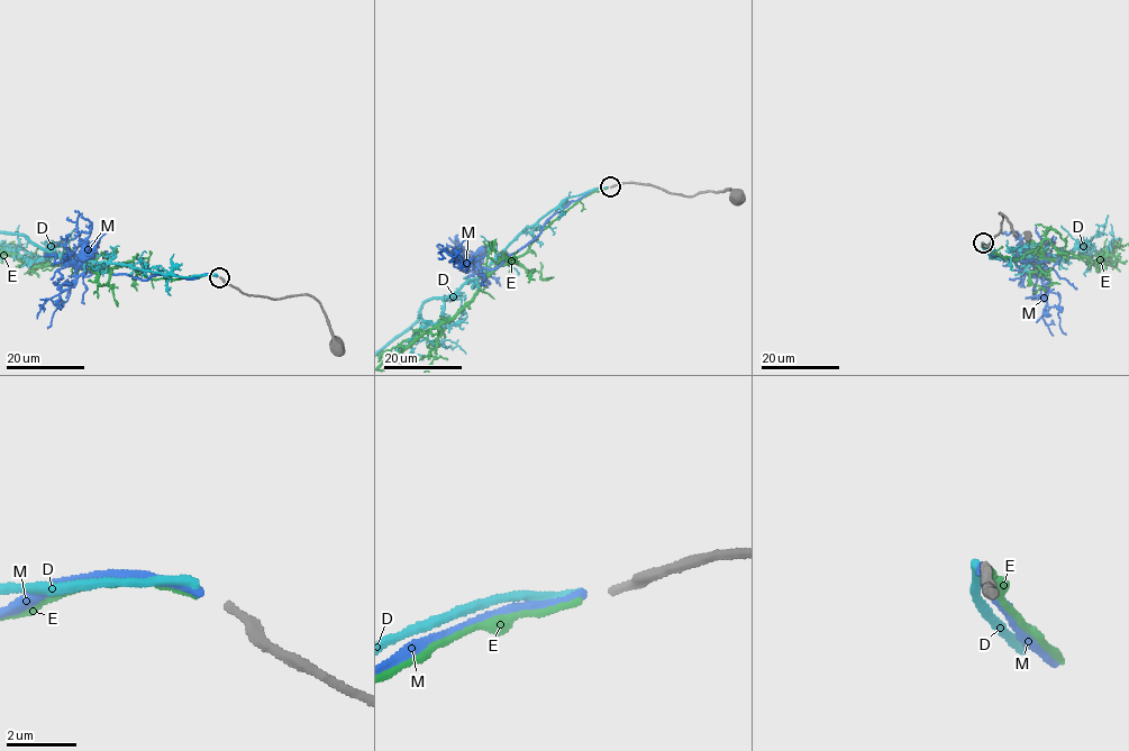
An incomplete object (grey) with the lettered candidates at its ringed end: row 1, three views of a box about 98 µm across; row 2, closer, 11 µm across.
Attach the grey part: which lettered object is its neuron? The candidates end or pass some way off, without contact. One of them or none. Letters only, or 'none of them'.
M

